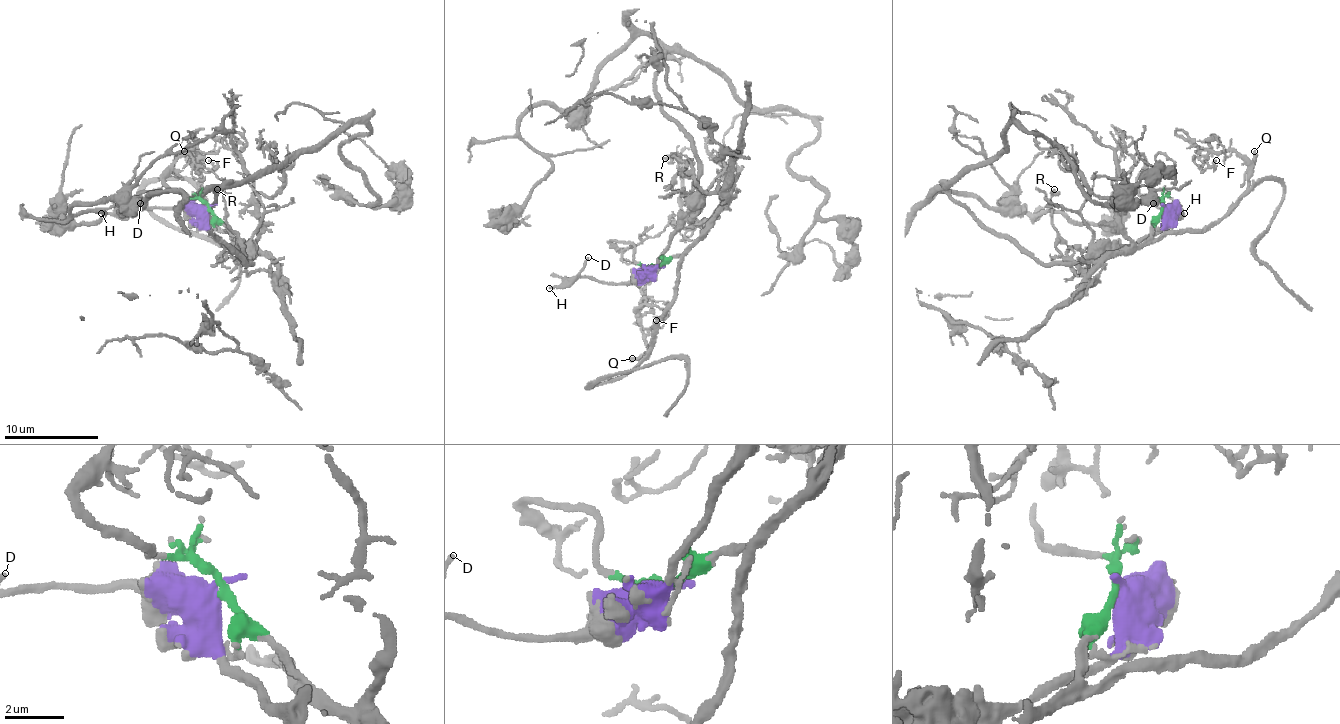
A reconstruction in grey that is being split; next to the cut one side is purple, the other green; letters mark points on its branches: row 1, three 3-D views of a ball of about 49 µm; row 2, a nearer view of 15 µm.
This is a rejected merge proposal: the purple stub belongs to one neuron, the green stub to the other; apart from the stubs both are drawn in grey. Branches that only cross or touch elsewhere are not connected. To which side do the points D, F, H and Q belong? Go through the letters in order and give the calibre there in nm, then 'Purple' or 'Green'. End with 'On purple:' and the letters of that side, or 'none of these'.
D: Thickness 160 nm. Purple
F: Thickness 180 nm. Green
H: Thickness 170 nm. Purple
Q: Thickness 170 nm. Green
On purple: D, H

